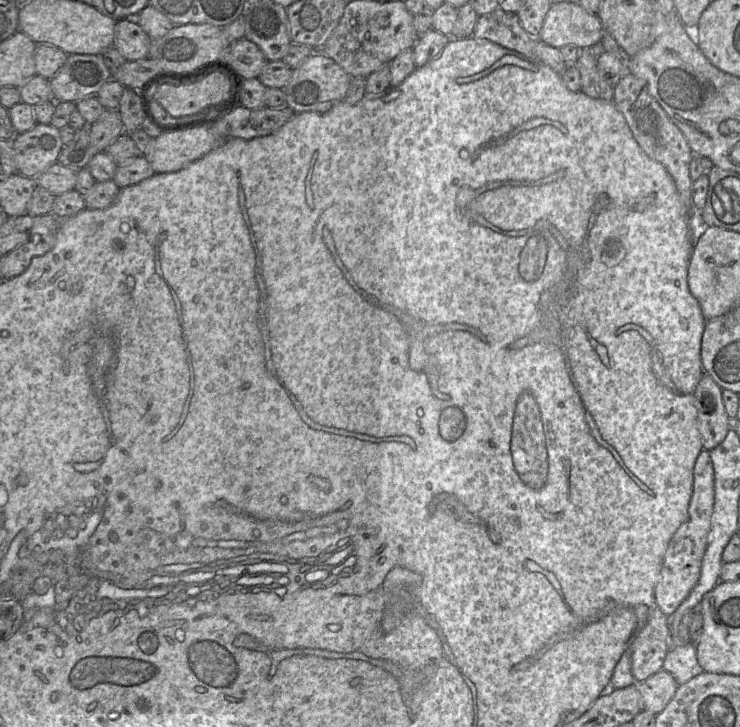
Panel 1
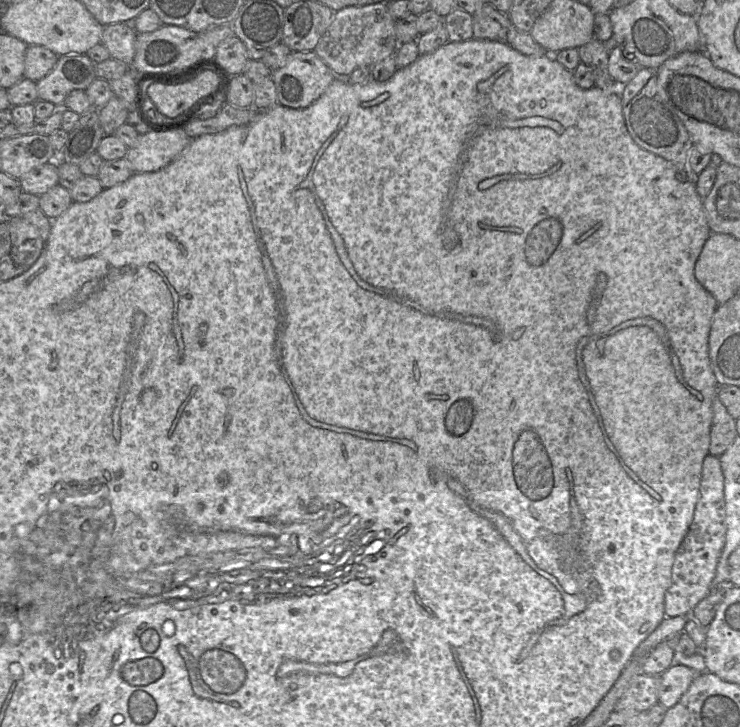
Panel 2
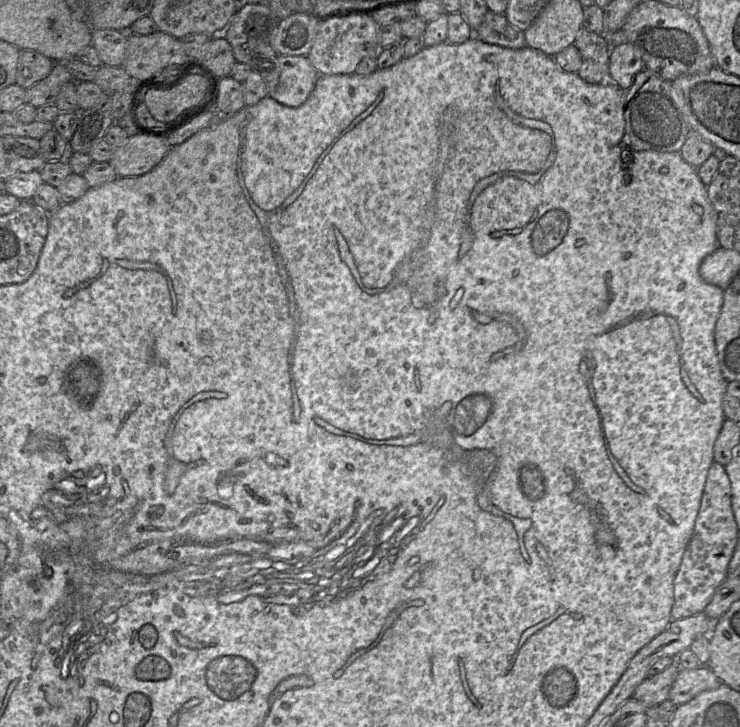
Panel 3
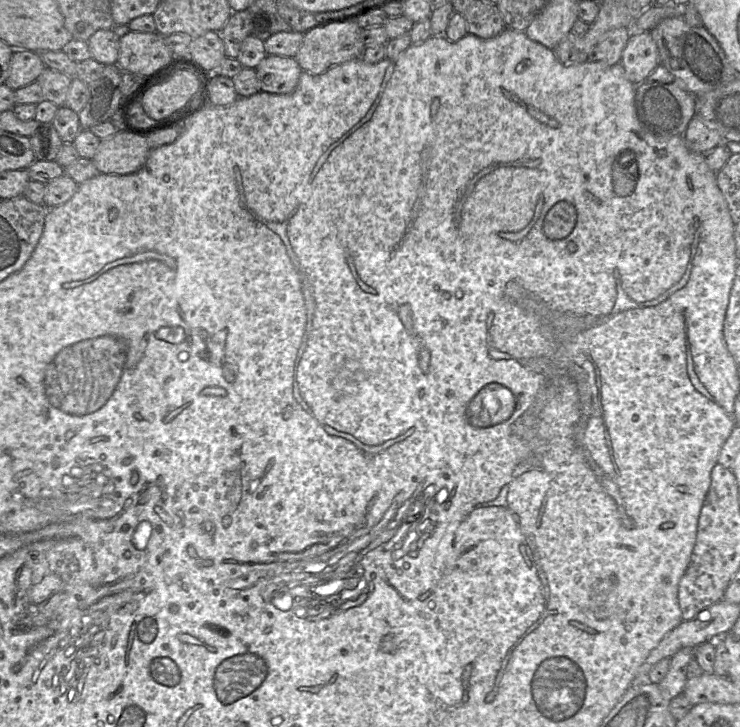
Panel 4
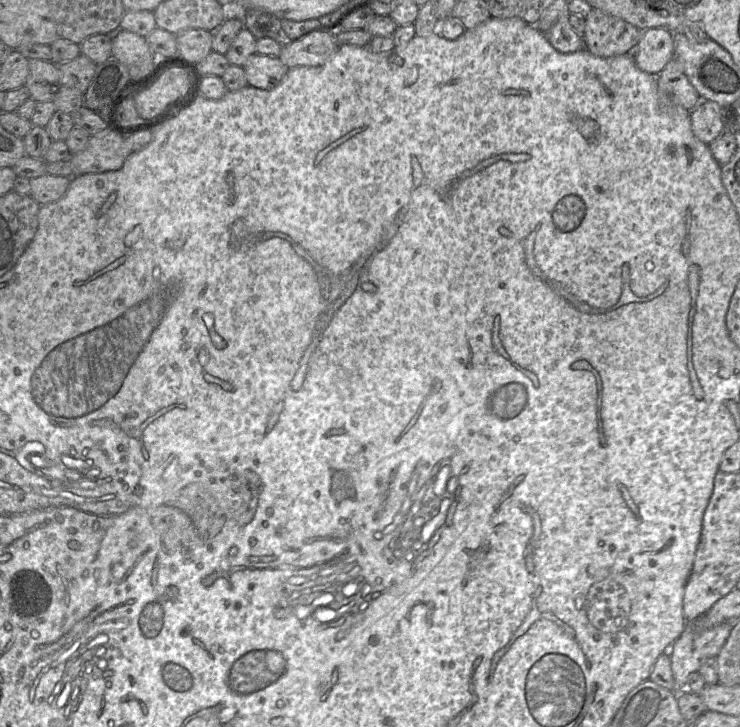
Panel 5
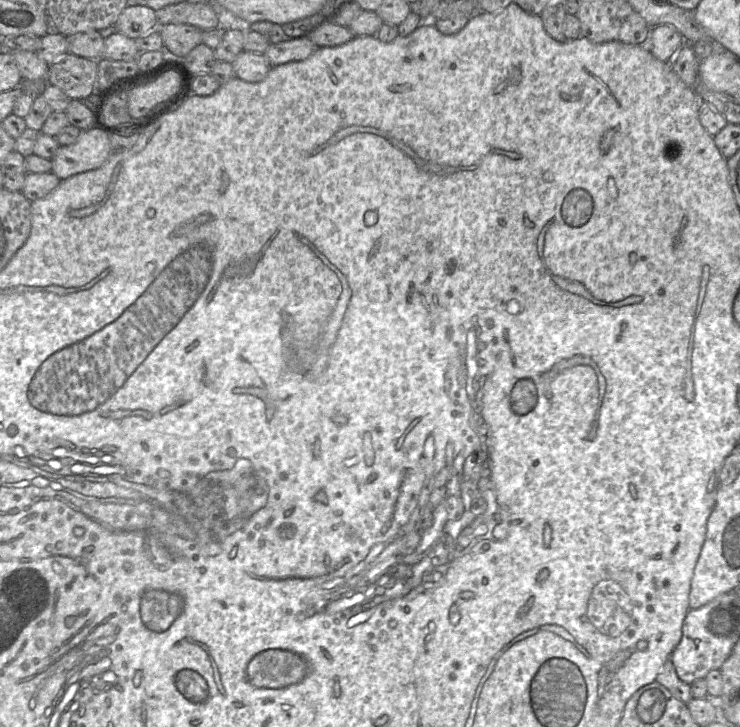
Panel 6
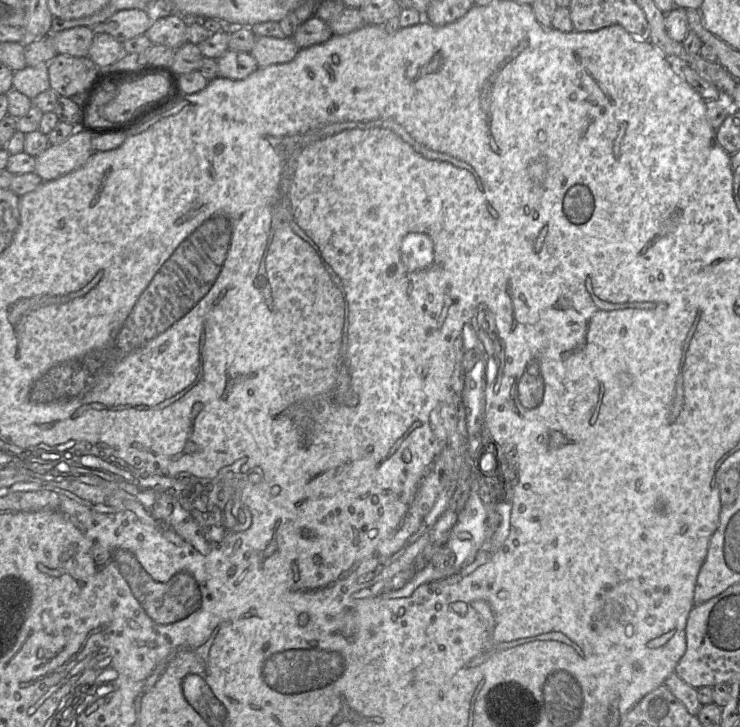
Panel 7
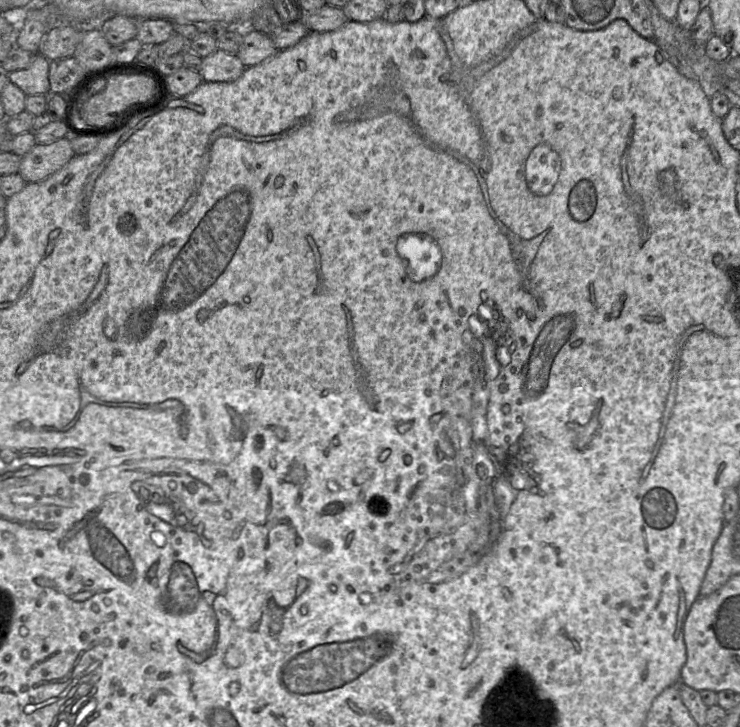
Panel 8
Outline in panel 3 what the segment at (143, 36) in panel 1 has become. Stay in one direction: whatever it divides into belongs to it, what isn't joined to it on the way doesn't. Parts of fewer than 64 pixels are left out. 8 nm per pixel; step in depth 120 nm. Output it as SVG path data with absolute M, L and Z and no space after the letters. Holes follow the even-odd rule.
M112 29L92 30L91 45L97 51L102 65L119 67L123 65L127 38Z

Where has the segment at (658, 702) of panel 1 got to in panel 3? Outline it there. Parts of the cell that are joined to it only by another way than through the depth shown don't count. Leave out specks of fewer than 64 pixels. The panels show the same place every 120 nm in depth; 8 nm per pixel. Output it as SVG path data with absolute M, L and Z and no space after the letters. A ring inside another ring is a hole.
M708 666L682 669L670 689L668 699L678 706L689 702L704 691L718 689L722 684Z

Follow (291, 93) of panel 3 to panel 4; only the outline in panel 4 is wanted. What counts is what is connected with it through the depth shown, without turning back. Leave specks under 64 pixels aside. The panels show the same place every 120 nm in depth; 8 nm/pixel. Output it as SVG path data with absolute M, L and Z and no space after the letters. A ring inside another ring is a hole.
M266 55L255 71L261 91L290 94L298 85L302 68L293 57Z

